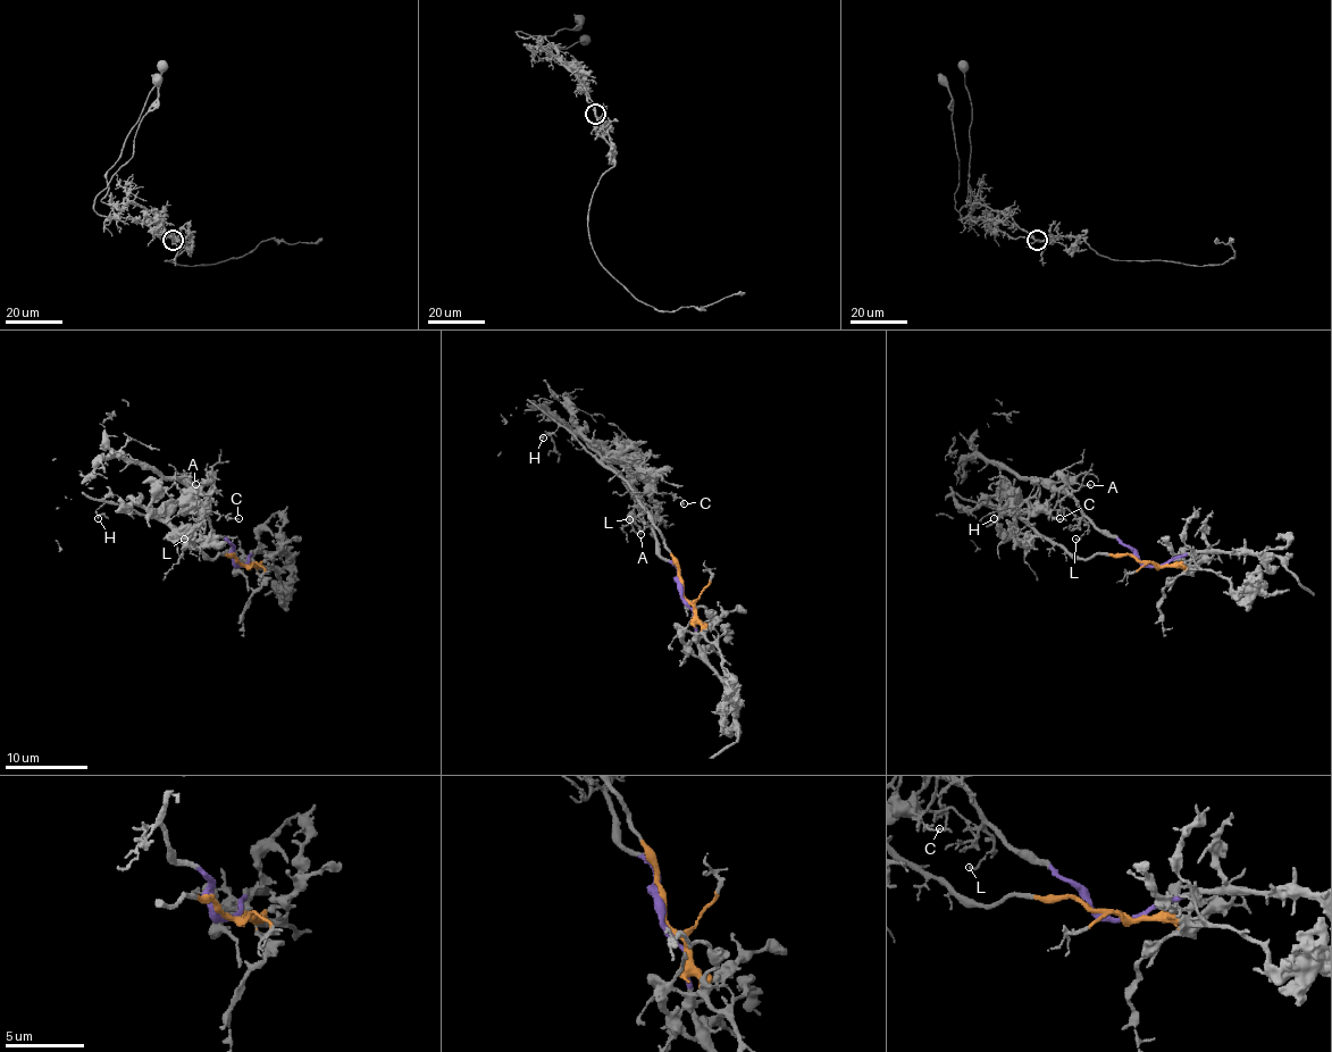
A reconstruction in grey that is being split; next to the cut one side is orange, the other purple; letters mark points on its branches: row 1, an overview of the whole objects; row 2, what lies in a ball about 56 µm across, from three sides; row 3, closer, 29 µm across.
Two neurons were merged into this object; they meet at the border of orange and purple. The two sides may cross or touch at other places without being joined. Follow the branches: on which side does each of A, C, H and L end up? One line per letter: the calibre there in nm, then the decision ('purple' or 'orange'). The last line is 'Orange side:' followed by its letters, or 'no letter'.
A: 190 nm thick; purple
C: 160 nm thick; orange
H: 140 nm thick; orange
L: 160 nm thick; purple
Orange side: C, H

